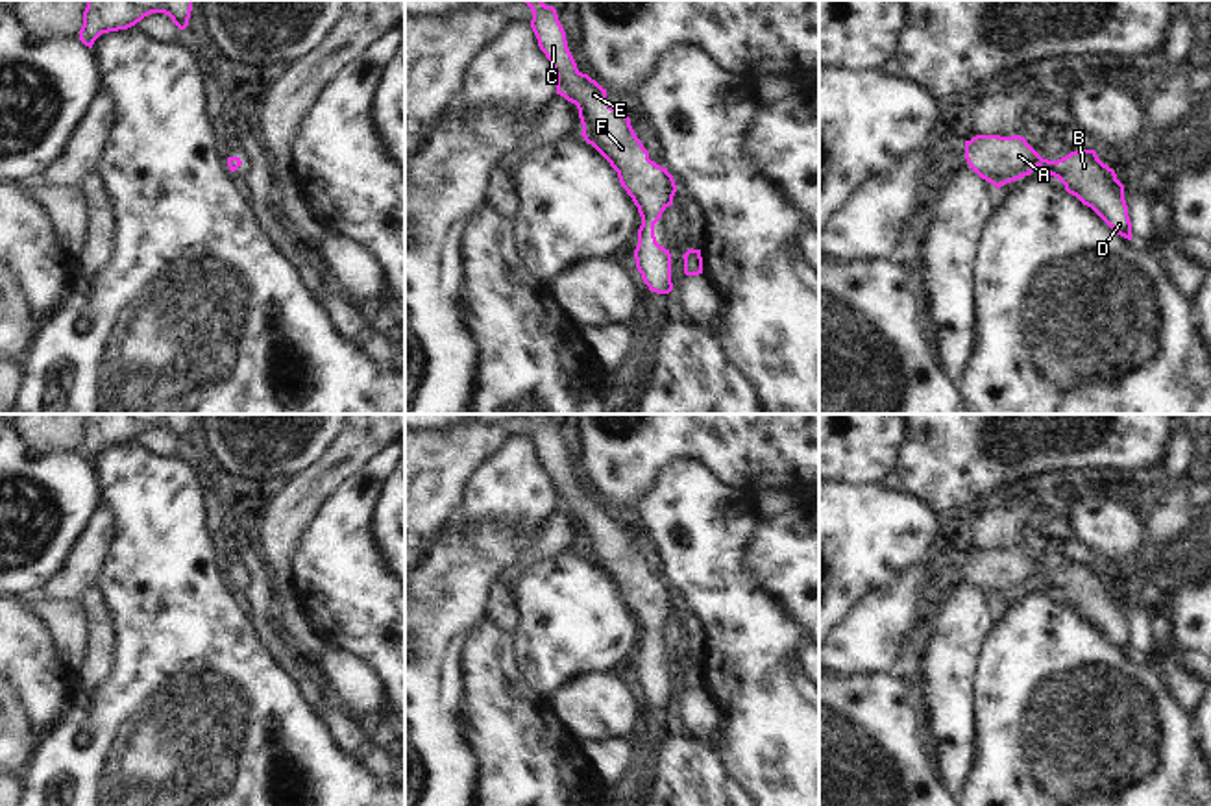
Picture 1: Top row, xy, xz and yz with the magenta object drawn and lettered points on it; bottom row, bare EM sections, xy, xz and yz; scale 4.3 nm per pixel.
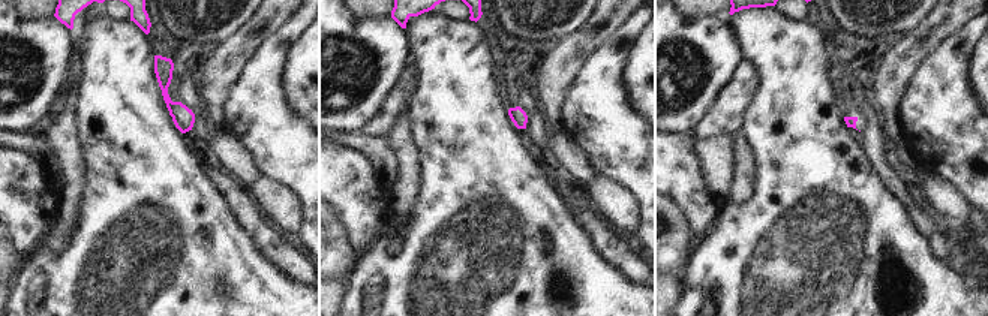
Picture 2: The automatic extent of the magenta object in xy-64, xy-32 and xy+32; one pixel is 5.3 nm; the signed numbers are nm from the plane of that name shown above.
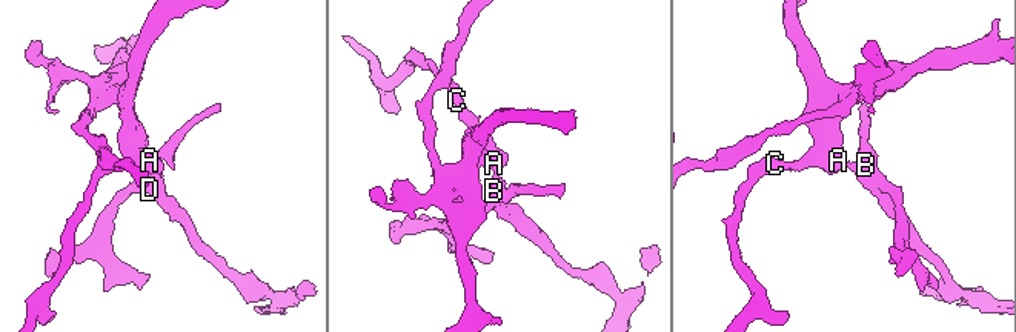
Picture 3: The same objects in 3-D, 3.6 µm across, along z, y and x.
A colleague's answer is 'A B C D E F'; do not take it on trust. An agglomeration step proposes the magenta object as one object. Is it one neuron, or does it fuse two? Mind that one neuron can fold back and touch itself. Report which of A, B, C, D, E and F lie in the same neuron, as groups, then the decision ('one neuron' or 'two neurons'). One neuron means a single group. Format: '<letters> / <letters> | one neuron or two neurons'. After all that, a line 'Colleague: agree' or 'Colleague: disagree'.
A B C D E F | one neuron
Colleague: agree

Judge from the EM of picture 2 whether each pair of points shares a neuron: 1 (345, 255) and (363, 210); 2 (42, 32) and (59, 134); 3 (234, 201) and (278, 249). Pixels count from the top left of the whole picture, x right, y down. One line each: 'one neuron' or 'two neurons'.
1: two neurons
2: two neurons
3: one neuron

